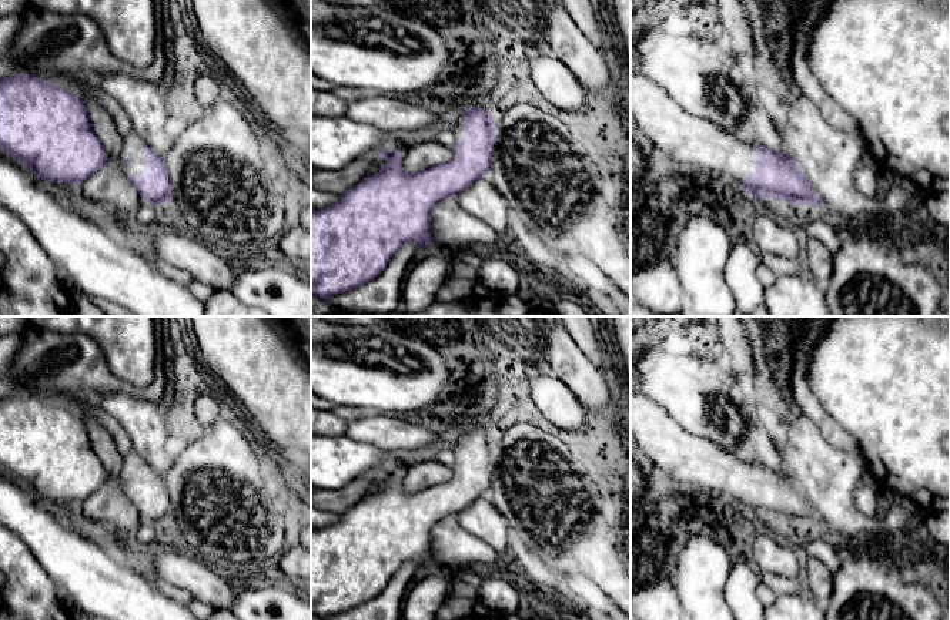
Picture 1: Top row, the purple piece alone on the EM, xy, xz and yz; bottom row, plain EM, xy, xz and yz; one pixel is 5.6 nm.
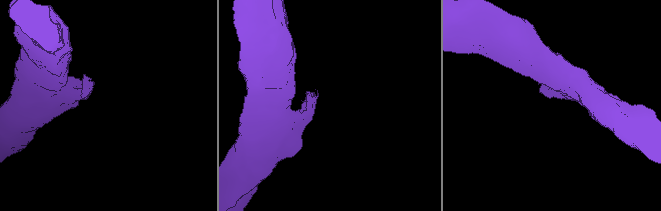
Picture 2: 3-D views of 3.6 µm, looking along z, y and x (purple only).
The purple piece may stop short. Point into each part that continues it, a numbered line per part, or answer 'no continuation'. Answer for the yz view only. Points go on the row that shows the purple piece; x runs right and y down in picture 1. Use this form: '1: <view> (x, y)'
1: yz (685, 137)

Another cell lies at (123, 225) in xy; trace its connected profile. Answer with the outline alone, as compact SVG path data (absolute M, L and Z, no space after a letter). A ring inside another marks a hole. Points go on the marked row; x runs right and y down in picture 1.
M36 177L39 187L54 194L58 200L68 204L78 214L93 221L98 227L113 231L116 235L137 245L137 224L131 215L124 215L110 207L93 200L87 200L76 185L66 182L50 182Z

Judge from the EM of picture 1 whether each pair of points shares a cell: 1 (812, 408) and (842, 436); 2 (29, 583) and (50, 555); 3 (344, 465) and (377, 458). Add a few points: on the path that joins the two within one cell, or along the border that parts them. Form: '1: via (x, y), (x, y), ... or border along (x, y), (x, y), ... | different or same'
1: via (819, 415), (835, 431) | same
2: border along (22, 539), (43, 570), (57, 585) | different
3: via (353, 459), (368, 459) | same

